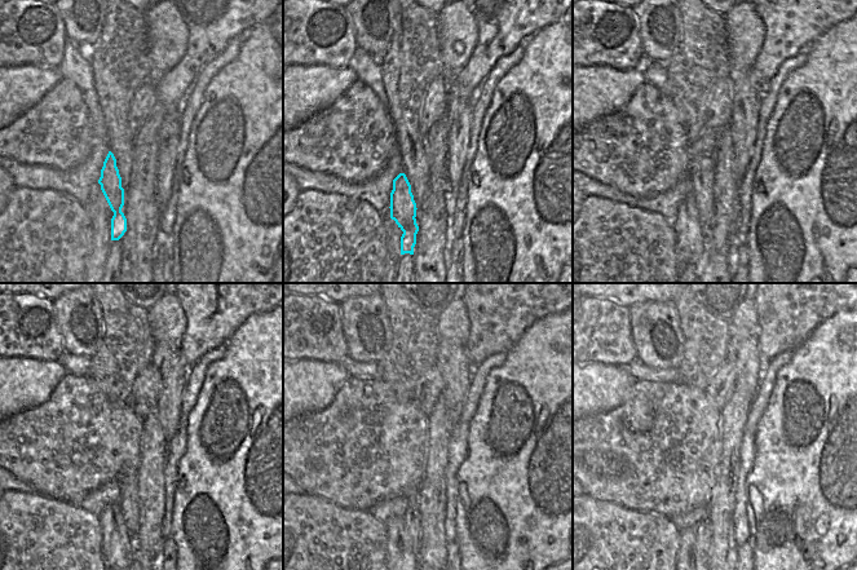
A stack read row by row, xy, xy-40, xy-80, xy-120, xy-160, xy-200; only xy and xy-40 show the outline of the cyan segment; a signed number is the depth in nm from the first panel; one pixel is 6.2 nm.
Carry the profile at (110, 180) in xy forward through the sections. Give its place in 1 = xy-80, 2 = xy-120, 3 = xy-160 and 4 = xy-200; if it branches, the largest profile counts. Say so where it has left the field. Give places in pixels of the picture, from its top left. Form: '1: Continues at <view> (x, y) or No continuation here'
1: Continues at xy-80 (690, 246)
2: Continues at xy-120 (116, 543)
3: Continues at xy-160 (400, 546)
4: Continues at xy-200 (687, 535).

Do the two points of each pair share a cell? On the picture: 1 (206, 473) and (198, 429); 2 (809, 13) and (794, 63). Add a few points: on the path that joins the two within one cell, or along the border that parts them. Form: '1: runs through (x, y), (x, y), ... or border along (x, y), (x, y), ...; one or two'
1: runs through (206, 463), (206, 451), (201, 445), (201, 440); one
2: border along (805, 51), (790, 57), (773, 74); two

